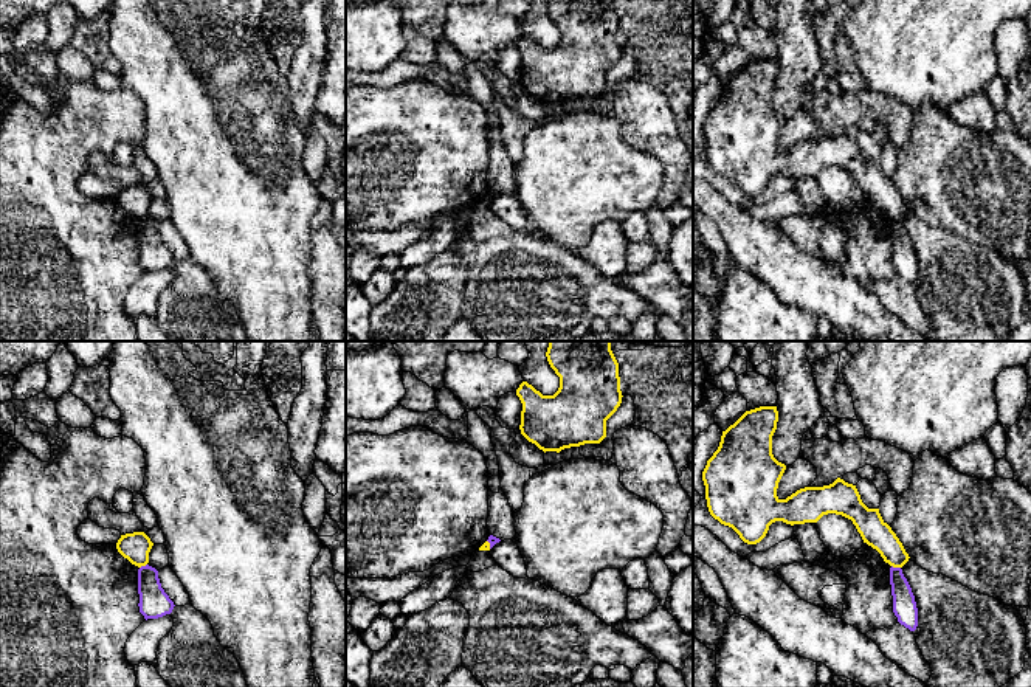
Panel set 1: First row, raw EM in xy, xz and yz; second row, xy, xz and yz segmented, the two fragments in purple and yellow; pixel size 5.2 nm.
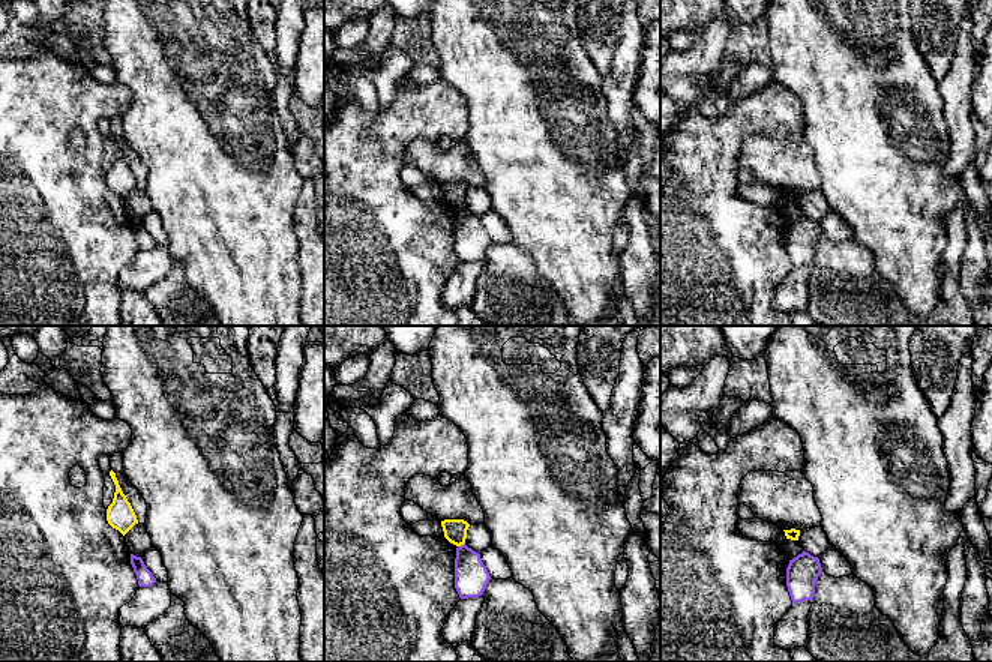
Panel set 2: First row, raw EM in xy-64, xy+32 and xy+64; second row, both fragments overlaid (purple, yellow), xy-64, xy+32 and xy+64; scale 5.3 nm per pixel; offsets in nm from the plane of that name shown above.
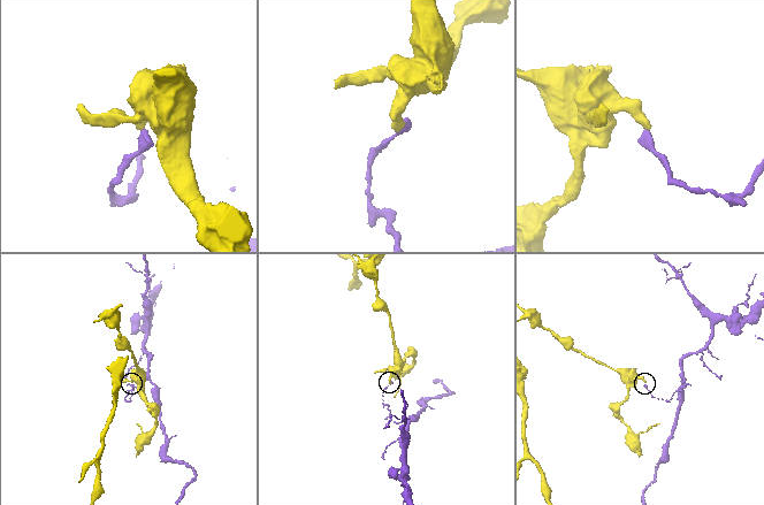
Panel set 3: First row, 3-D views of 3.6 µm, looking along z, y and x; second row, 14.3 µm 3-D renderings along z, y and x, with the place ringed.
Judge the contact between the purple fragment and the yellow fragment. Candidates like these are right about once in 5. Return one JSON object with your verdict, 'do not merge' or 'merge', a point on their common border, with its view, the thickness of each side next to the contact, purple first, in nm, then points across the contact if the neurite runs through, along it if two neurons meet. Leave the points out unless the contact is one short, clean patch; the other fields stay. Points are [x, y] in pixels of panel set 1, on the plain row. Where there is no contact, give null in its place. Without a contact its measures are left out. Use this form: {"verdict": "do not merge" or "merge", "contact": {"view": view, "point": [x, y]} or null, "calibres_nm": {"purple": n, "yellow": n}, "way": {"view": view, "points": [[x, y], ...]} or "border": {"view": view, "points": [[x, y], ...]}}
{"verdict": "do not merge", "contact": {"view": "yz", "point": [896, 220]}, "calibres_nm": {"purple": 130, "yellow": 150}, "border": {"view": "yz", "points": [[892, 217], [899, 220]]}}

